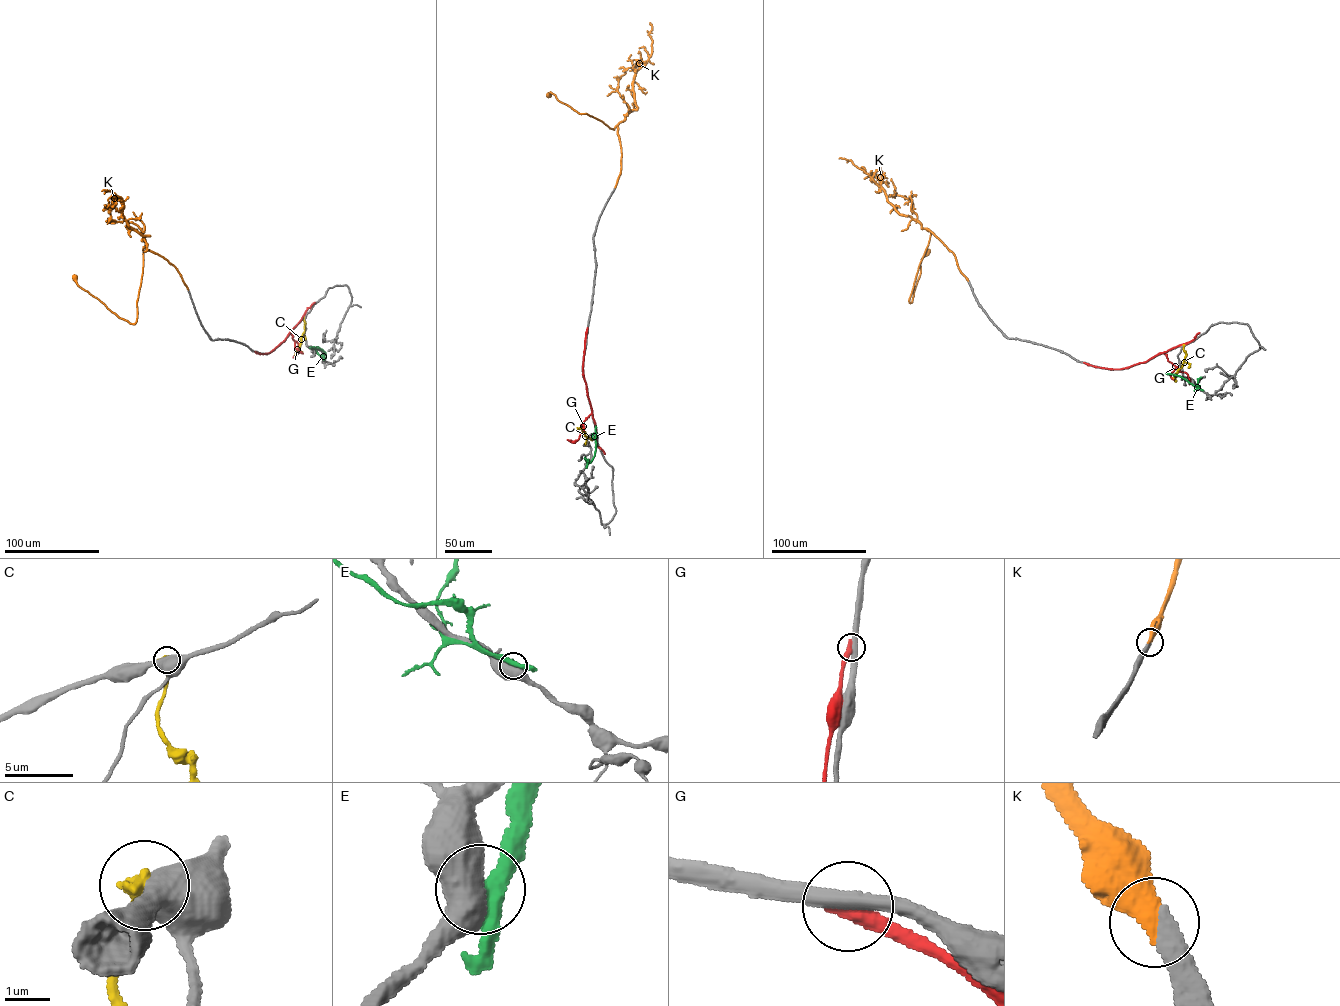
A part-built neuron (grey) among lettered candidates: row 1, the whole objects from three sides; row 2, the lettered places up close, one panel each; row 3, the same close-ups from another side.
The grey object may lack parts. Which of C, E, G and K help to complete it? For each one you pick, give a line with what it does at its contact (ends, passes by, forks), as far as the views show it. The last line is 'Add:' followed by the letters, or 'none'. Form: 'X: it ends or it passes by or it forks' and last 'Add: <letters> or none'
K: it ends
Add: K

